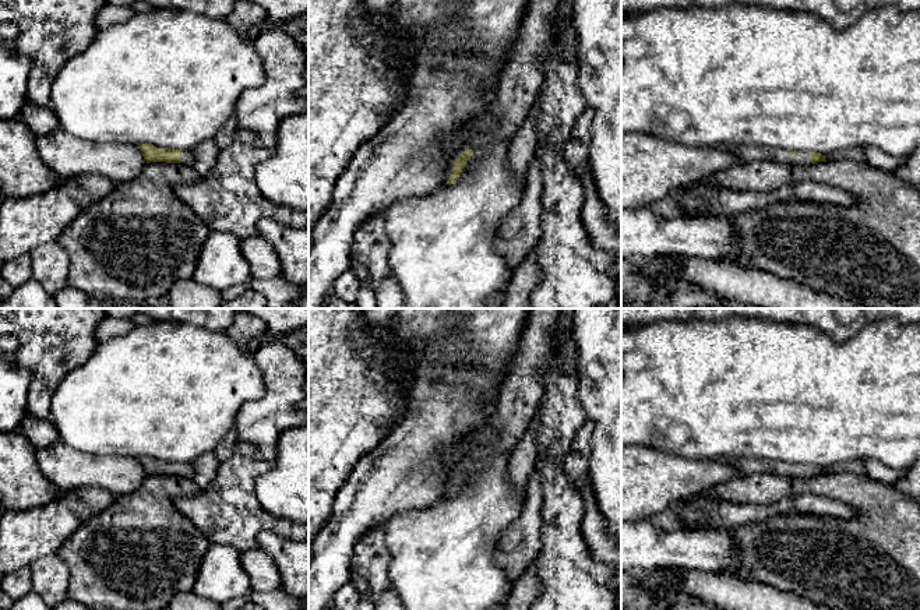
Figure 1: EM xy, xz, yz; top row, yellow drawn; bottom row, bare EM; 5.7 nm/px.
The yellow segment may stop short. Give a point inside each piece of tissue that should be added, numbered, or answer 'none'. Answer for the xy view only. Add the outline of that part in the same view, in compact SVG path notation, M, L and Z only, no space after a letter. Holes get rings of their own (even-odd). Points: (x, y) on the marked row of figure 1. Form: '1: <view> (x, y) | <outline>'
1: xy (186, 157) | M181 151L180 154L180 165L191 166L194 165L193 151Z

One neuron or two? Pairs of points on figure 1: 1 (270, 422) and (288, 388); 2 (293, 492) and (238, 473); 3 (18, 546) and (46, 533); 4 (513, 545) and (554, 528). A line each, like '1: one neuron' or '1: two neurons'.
1: one neuron
2: two neurons
3: one neuron
4: two neurons

